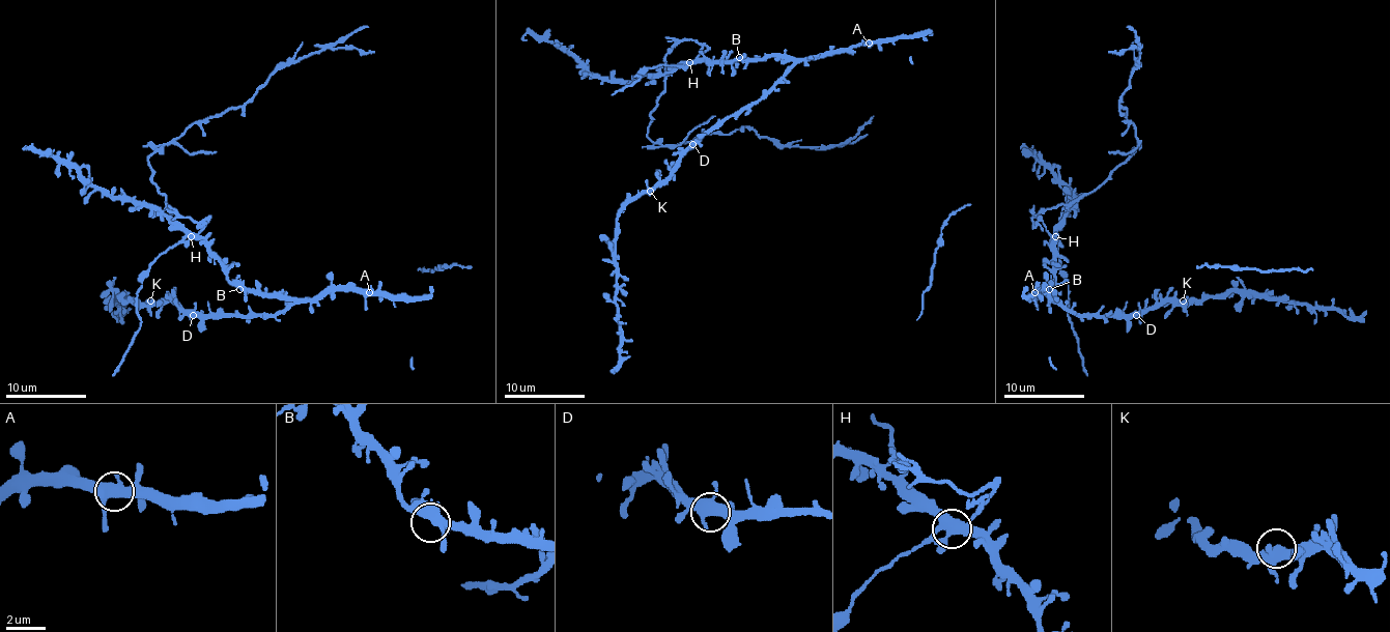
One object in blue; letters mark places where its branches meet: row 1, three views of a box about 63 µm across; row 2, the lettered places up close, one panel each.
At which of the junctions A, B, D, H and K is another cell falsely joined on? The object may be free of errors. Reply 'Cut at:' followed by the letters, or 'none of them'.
Cut at: H

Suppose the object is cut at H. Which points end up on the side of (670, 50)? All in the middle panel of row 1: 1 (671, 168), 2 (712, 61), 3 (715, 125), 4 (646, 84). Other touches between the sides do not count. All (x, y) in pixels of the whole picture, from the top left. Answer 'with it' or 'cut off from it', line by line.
1: cut off from it
2: cut off from it
3: cut off from it
4: cut off from it

